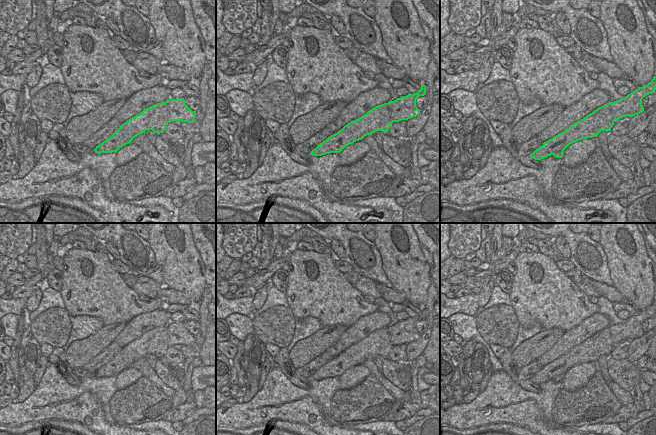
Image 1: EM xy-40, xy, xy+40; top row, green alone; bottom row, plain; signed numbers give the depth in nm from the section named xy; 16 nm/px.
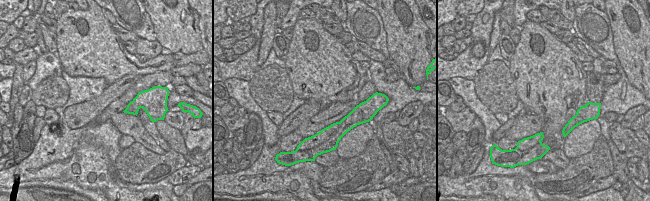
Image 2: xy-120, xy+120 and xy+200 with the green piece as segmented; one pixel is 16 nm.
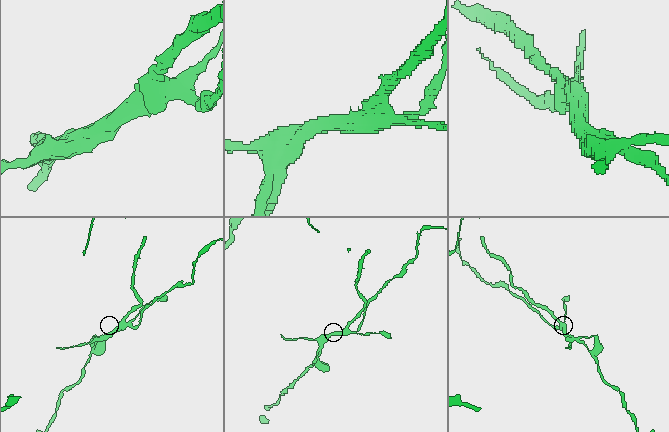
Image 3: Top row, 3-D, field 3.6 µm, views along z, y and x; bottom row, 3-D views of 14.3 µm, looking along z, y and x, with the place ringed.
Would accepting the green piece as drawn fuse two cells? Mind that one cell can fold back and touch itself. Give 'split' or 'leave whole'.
split

